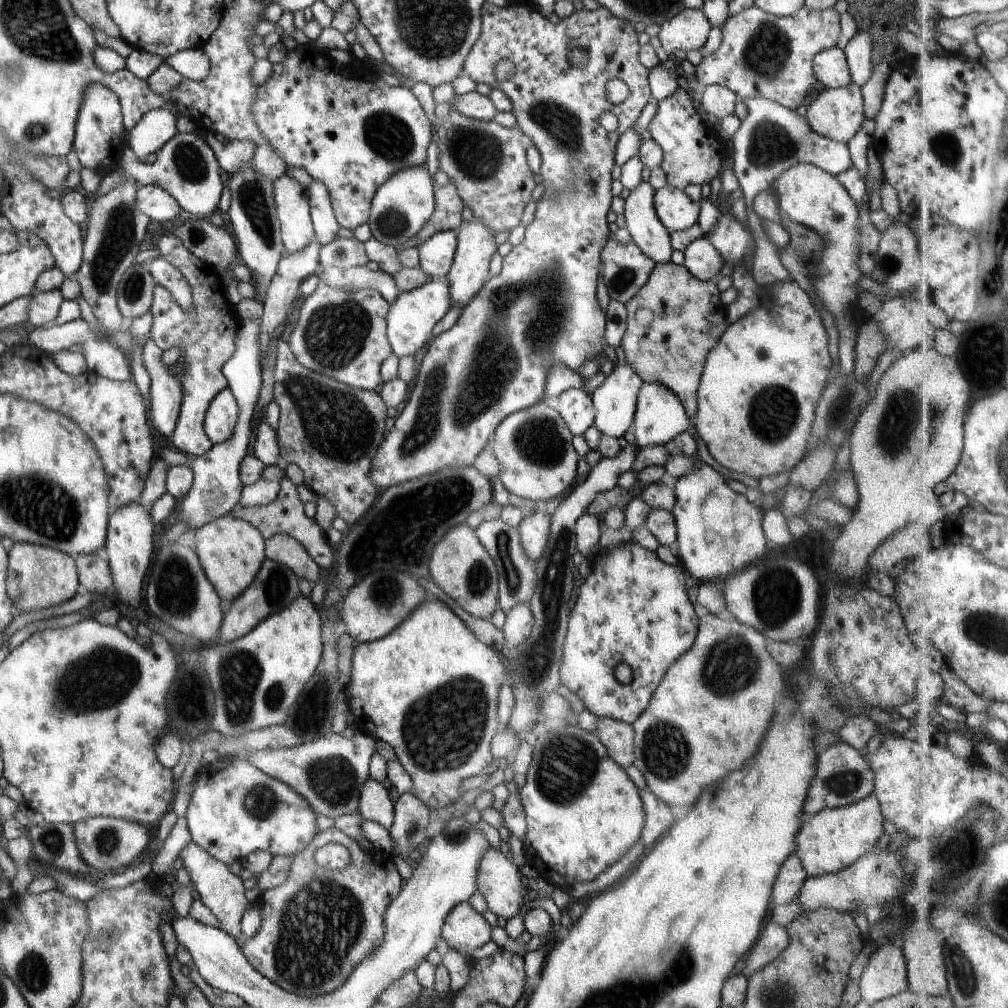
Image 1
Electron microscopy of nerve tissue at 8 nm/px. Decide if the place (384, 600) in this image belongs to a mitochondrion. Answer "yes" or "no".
yes

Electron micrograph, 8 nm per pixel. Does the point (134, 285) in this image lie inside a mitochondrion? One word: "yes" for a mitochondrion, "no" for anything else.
yes

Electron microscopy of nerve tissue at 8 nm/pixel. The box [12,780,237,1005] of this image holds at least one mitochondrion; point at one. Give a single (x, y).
(33, 970)

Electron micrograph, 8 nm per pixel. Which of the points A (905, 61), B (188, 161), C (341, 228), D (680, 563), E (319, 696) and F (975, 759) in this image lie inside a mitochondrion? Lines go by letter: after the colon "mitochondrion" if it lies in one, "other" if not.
A: other
B: mitochondrion
C: other
D: other
E: mitochondrion
F: other

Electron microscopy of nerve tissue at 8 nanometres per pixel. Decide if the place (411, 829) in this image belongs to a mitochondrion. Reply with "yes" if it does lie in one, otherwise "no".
yes

